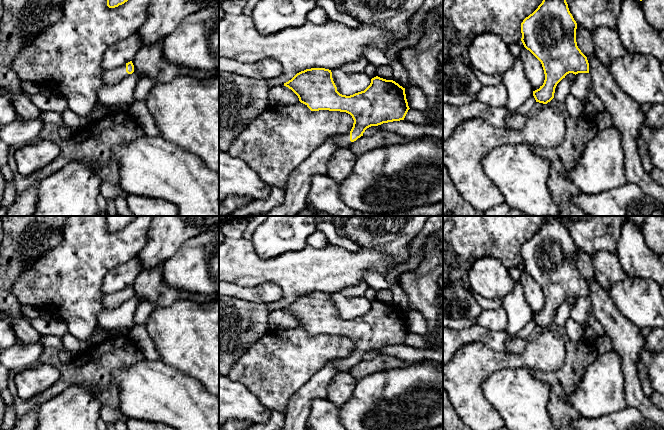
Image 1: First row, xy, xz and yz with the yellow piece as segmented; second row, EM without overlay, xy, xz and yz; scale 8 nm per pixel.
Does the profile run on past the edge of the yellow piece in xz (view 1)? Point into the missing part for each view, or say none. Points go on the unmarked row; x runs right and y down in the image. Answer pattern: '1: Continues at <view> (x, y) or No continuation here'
1: Continues at xz (341, 365)

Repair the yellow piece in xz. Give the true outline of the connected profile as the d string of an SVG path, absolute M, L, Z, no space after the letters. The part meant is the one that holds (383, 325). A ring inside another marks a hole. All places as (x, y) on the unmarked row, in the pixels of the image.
M311 292L297 297L291 304L284 307L291 313L311 335L329 334L350 338L354 344L351 355L346 359L335 359L334 368L337 372L349 372L365 354L371 350L404 344L408 334L405 312L393 304L386 304L378 300L371 303L370 309L361 316L350 320L342 319L332 302L332 296L325 292Z

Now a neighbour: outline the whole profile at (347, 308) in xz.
M340 292L331 294L337 315L346 320L364 315L371 307L371 302L363 297L346 297Z

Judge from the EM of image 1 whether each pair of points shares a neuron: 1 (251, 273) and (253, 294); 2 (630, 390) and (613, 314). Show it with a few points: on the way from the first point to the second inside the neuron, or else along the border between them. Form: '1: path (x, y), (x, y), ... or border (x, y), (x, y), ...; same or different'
1: border (229, 282), (240, 286), (275, 284); different
2: path (629, 371), (629, 349), (623, 333); same

